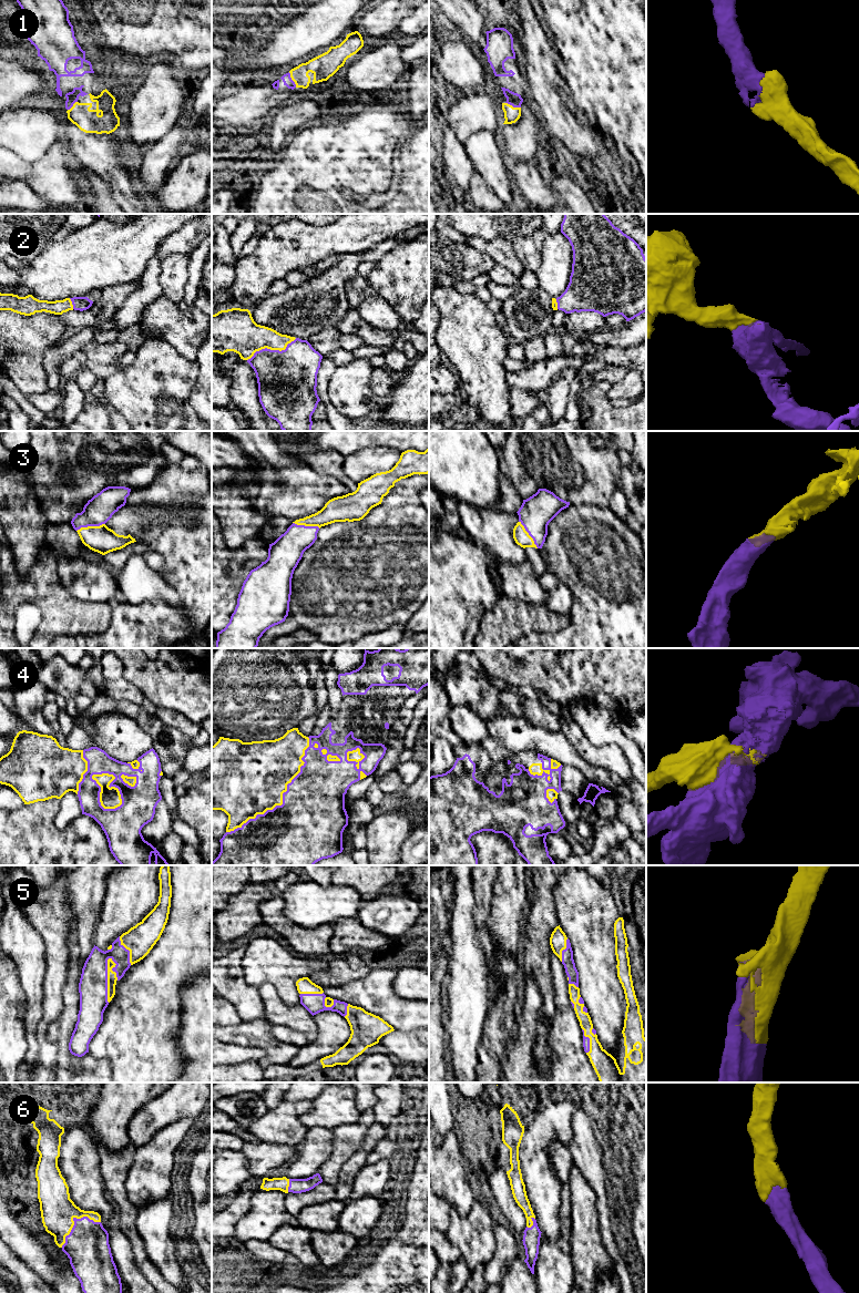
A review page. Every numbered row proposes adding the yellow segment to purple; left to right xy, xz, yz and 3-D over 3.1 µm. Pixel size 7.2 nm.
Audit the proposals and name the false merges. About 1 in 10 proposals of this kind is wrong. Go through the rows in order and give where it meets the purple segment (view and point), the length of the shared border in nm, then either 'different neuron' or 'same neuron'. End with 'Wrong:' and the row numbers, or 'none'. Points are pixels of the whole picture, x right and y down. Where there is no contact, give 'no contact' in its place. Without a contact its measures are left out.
1: contact xz (292, 80); length 130 nm; same neuron
2: contact xz (272, 350); length 400 nm; same neuron
3: contact xy (90, 525); length 220 nm; same neuron
4: contact xz (283, 798); length 900 nm; same neuron
5: contact xy (106, 979); length 320 nm; same neuron
6: contact xy (73, 1220); length 340 nm; same neuron
Wrong: none

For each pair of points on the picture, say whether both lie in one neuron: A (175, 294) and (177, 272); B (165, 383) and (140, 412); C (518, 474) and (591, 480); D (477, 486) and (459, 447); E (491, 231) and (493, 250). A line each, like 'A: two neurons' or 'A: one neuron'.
A: one neuron
B: one neuron
C: one neuron
D: one neuron
E: two neurons

